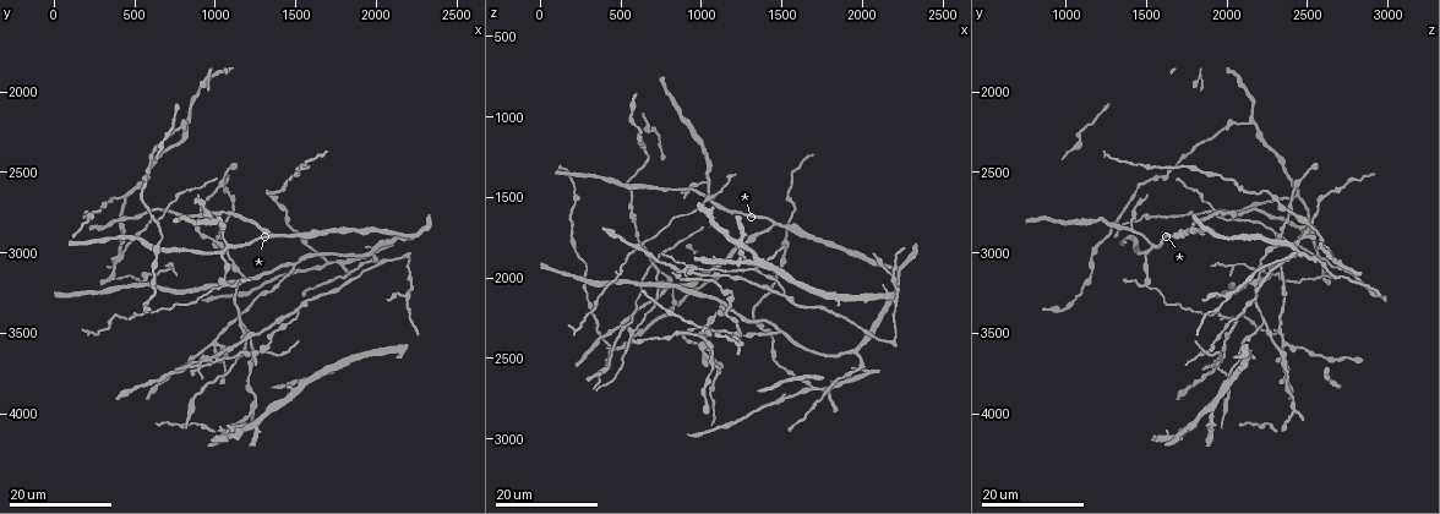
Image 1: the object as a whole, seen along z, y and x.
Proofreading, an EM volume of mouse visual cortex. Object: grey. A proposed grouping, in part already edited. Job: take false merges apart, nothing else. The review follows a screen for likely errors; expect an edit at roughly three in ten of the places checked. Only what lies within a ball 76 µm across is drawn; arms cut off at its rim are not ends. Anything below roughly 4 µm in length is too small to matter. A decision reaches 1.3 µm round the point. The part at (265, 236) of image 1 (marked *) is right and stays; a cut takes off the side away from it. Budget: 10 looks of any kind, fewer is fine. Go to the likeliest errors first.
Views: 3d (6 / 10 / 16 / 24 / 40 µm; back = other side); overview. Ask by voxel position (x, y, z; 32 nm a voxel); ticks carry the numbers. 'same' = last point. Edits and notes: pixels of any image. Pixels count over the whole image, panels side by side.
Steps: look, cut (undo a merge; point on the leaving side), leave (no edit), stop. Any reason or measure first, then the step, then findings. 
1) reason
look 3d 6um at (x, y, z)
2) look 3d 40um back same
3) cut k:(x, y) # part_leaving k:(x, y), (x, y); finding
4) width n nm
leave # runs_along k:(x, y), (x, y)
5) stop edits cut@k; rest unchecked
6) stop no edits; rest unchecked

look 3d 24um at (420, 3020, 2560)

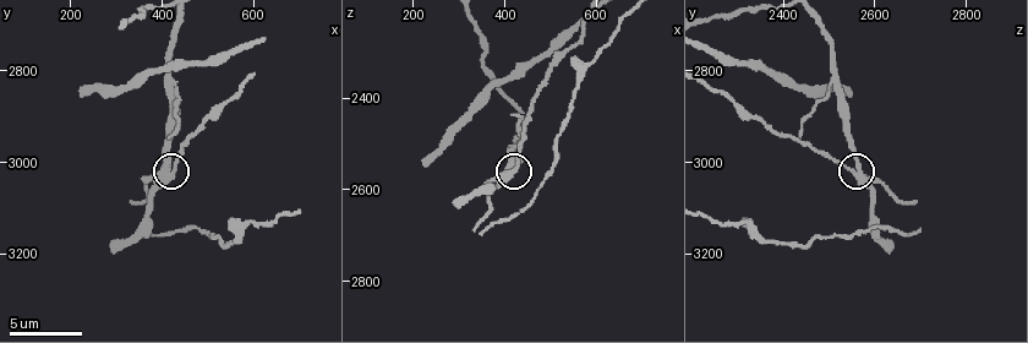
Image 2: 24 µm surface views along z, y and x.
look 3d 10um at (425, 3020, 2550)

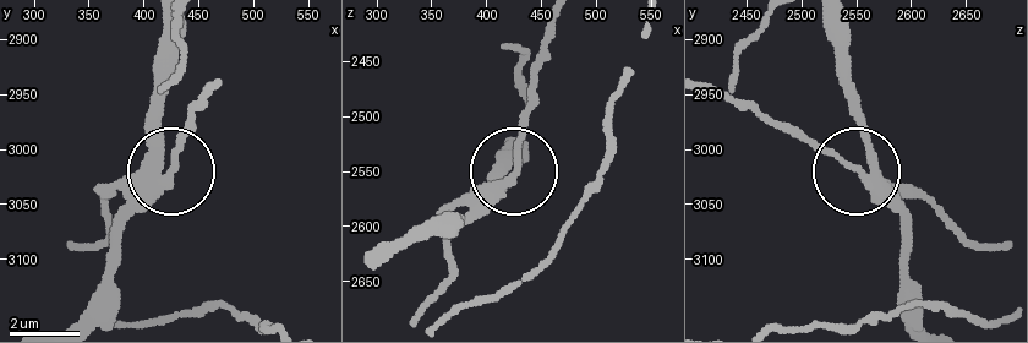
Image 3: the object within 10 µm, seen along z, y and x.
leave # runs_along 3:(827, 23), (865, 147), (857, 170), (906, 191); one neuron here

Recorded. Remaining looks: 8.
branch point
look 3d 24um at (1060, 3200, 1520)

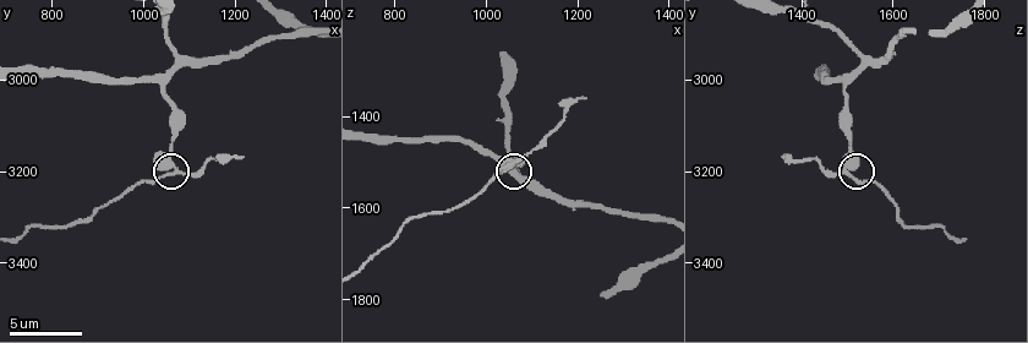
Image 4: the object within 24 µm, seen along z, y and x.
look 3d 10um at (1055, 3210, 1510)

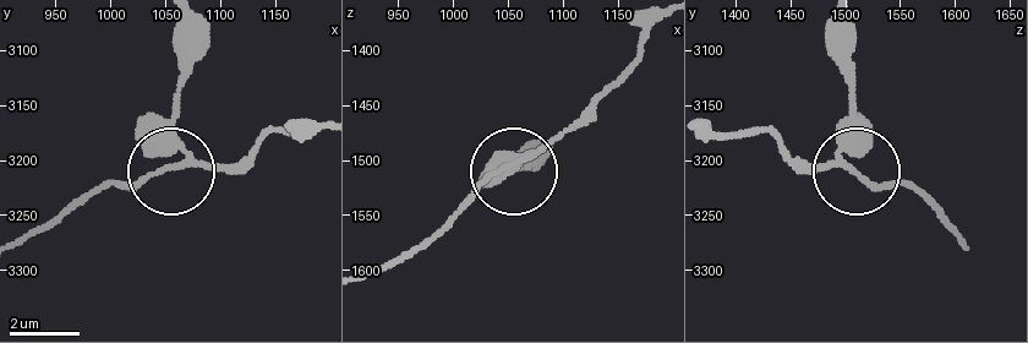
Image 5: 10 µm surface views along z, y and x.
side_arm 7 um
cut 5:(223, 169) # part_leaving 5:(185, 152), (141, 178), (97, 188), (27, 230); a second neuron is stuck on

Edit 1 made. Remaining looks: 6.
three arms meet
look 3d 16um at (1500, 3100, 2340)

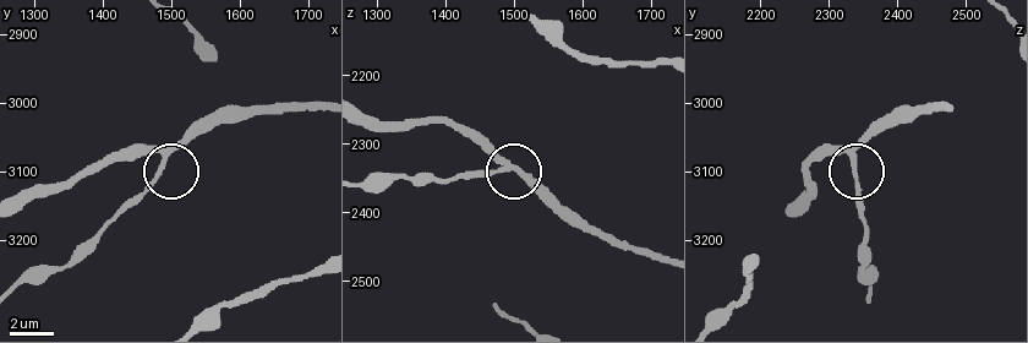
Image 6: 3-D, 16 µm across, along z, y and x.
zoom in
look 3d 10um at (1485, 3080, 2335)

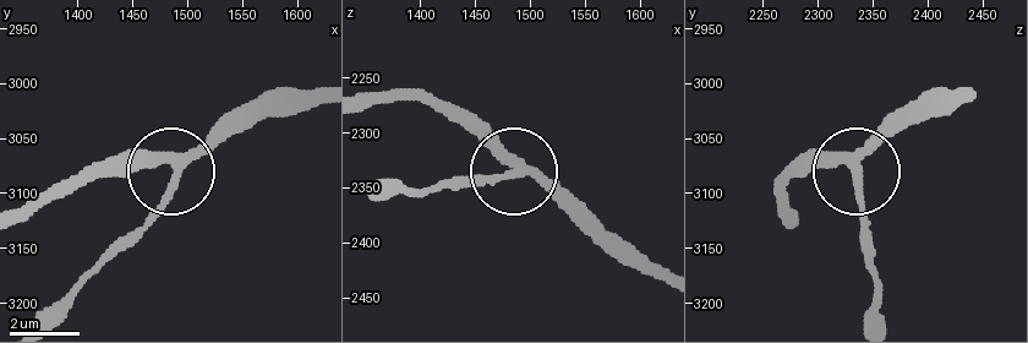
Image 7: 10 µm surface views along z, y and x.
arms 3
leave # runs_along 7:(318, 90), (275, 90), (240, 108), (103, 262); all the same neuron

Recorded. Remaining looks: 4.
side arm on a straight run
look 3d 24um at (1040, 2860, 1400)

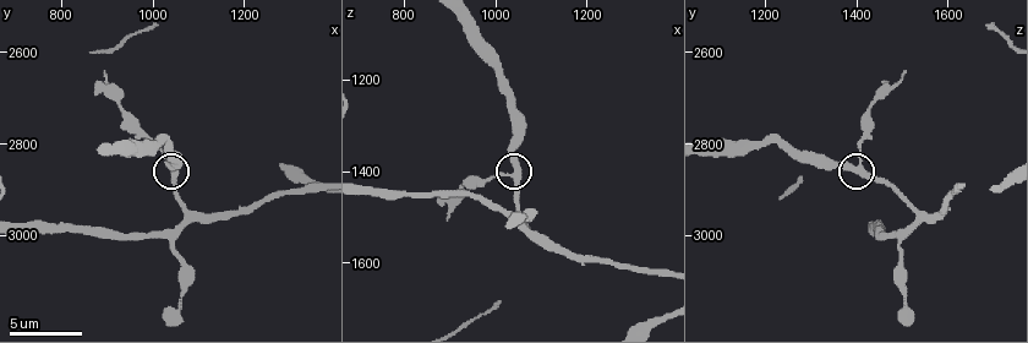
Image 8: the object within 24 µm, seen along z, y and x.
closer look
look 3d 10um at (1040, 2855, 1405)

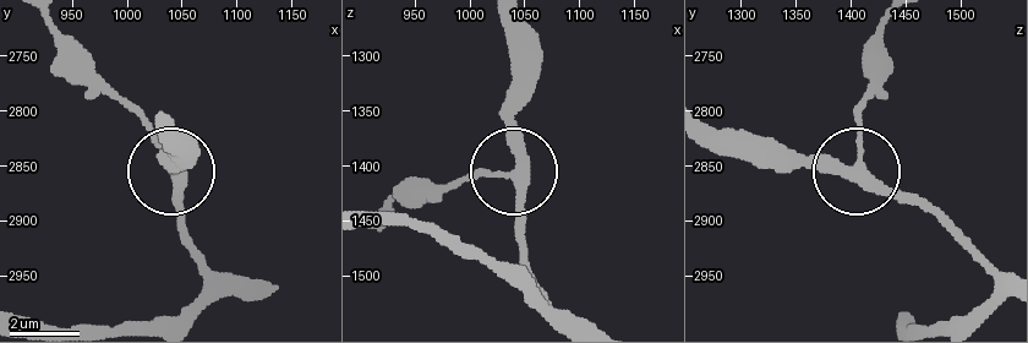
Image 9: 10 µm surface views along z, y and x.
width 280 nm
leave # runs_along 9:(1006, 281), (919, 205), (867, 179), (857, 161), (857, 103); continuous, no second neuron

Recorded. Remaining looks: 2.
a fork
look 3d 24um at (1160, 3440, 2240)

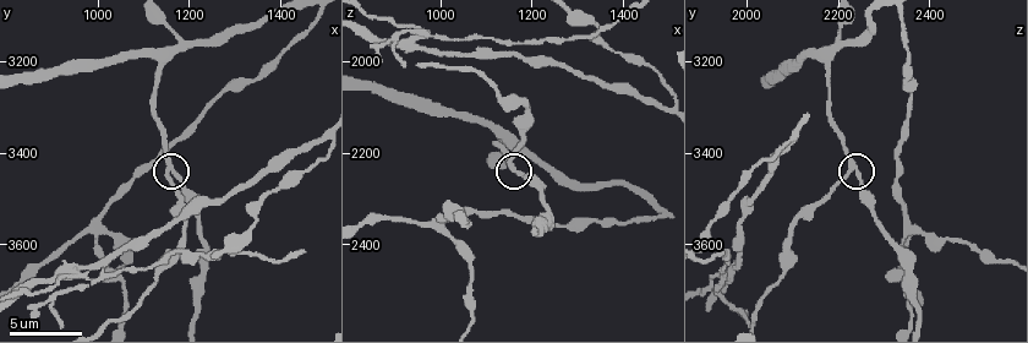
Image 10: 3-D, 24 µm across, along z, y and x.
closer look
look 3d 10um at (1155, 3435, 2230)

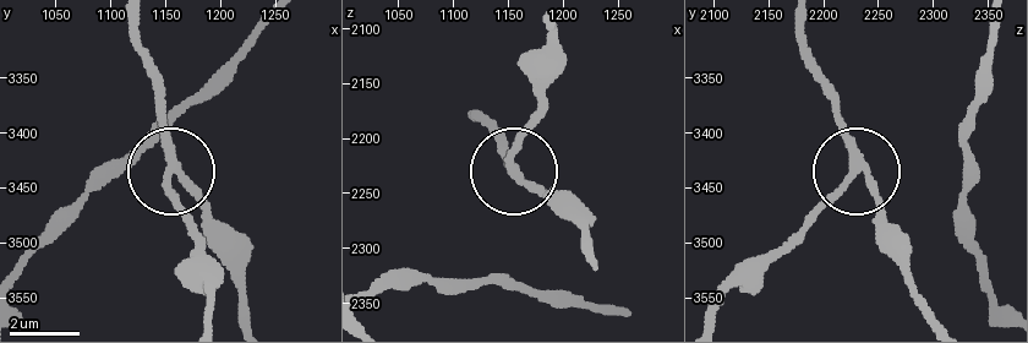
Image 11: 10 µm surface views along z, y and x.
arms 3
leave # all the same neuron

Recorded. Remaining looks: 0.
stop edits cut@5; rest unchecked

